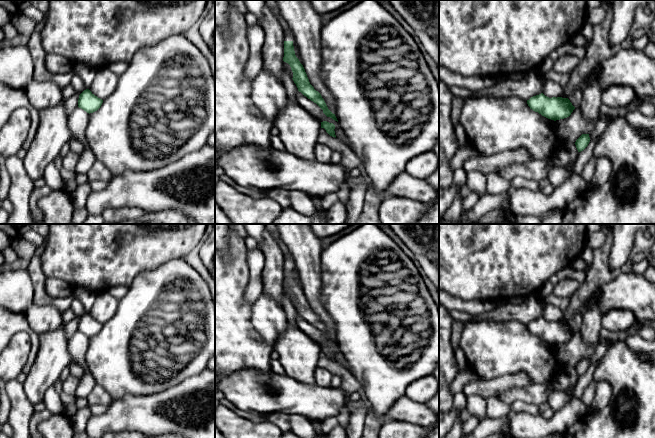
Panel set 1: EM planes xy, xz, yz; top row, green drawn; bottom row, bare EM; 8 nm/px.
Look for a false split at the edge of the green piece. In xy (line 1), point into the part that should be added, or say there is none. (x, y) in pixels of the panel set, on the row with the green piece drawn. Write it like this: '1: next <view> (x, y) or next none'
1: next none

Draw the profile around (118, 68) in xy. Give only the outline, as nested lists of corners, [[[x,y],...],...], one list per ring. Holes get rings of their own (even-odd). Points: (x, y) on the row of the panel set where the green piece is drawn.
[[[114,62],[108,66],[108,68],[117,76],[121,76],[128,68],[126,62]]]

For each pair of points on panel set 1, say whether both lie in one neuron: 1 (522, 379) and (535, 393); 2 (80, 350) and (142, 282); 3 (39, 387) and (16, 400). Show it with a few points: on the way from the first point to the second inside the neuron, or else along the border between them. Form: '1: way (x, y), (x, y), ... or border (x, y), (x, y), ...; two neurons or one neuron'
1: border (532, 383), (505, 391); two neurons
2: border (89, 338), (86, 364); two neurons
3: border (22, 383), (24, 393), (31, 404); two neurons

